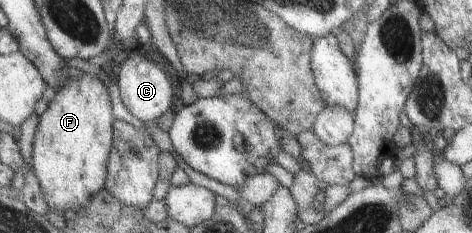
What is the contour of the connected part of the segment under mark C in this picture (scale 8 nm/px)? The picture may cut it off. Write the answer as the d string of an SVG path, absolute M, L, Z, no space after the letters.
M138 48L134 49L132 55L121 63L120 73L116 81L118 81L117 85L120 89L120 97L124 107L144 123L154 121L154 119L158 120L160 115L164 115L172 107L174 91L172 91L166 73Z

